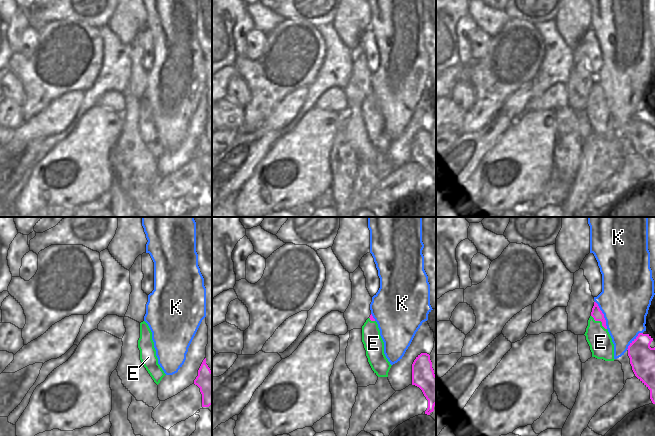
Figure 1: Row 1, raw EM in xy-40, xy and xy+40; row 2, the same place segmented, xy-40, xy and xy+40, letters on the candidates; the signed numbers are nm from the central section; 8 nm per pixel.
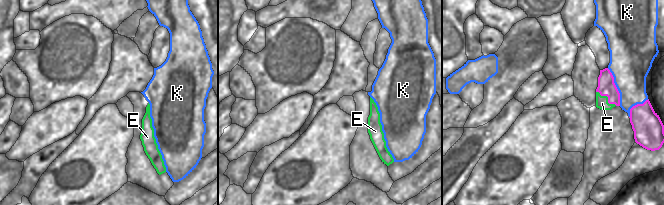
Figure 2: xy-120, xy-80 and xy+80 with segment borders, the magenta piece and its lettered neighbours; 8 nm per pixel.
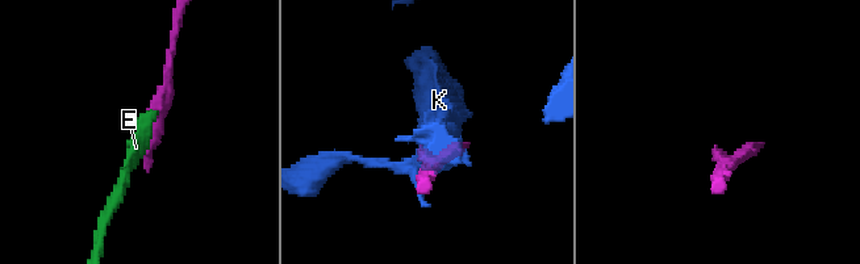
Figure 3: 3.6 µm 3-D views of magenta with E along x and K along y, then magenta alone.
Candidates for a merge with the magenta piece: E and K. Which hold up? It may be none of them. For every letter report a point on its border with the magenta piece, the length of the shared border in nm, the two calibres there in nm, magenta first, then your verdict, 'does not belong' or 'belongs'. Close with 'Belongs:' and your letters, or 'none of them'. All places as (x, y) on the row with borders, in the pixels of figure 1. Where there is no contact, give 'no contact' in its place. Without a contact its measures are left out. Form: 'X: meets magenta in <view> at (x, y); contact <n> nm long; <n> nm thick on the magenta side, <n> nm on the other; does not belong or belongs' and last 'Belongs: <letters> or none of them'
E: meets magenta in xy+40 at (599, 320); contact 170 nm long; 90 nm thick on the magenta side, 190 nm on the other; does not belong
K: meets magenta in xy+40 at (603, 315); contact 240 nm long; 90 nm thick on the magenta side, 400 nm on the other; does not belong
Belongs: none of them

